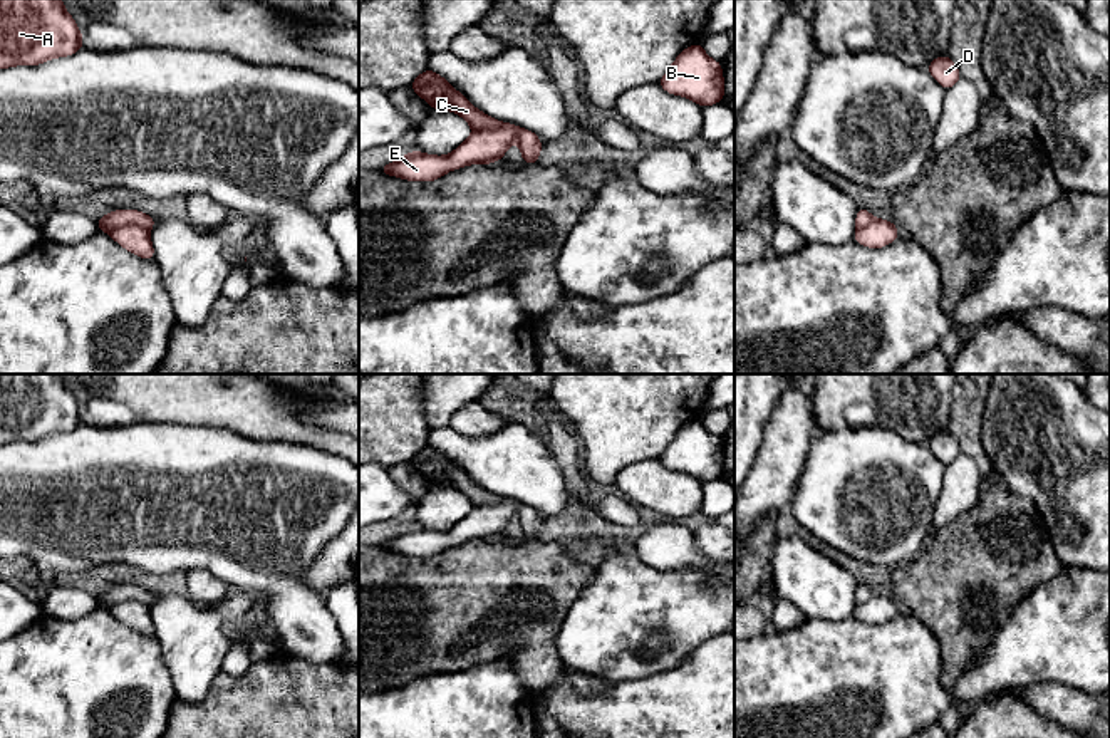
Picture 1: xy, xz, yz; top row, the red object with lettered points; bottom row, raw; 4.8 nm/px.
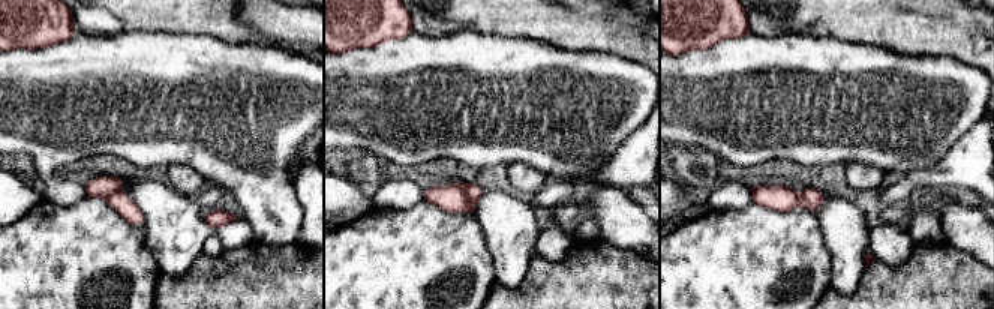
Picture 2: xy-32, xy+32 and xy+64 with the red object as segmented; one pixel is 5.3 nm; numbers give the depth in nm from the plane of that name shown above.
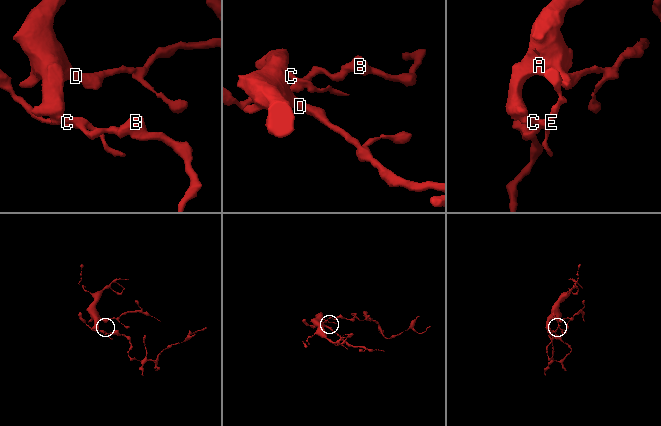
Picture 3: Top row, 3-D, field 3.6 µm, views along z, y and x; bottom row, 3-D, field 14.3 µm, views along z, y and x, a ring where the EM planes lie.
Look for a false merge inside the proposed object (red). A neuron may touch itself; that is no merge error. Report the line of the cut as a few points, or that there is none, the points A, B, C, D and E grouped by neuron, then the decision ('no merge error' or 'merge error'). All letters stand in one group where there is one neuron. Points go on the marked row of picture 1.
xy (99, 228), (138, 223), (146, 232) | A C D / B E | merge error

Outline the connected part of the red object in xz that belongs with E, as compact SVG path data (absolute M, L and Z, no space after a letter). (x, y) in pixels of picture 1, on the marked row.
M501 122L493 131L473 131L463 144L446 156L412 151L394 163L381 166L379 171L407 181L434 181L451 169L500 161L506 149L516 143L516 131L518 126Z

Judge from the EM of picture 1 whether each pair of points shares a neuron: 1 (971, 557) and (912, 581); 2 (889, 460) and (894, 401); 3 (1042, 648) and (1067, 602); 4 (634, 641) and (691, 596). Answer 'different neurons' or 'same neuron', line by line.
1: same neuron
2: different neurons
3: same neuron
4: same neuron

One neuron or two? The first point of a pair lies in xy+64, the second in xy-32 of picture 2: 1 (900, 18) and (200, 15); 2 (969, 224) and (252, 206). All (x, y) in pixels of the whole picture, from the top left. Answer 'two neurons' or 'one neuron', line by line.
1: one neuron
2: one neuron

